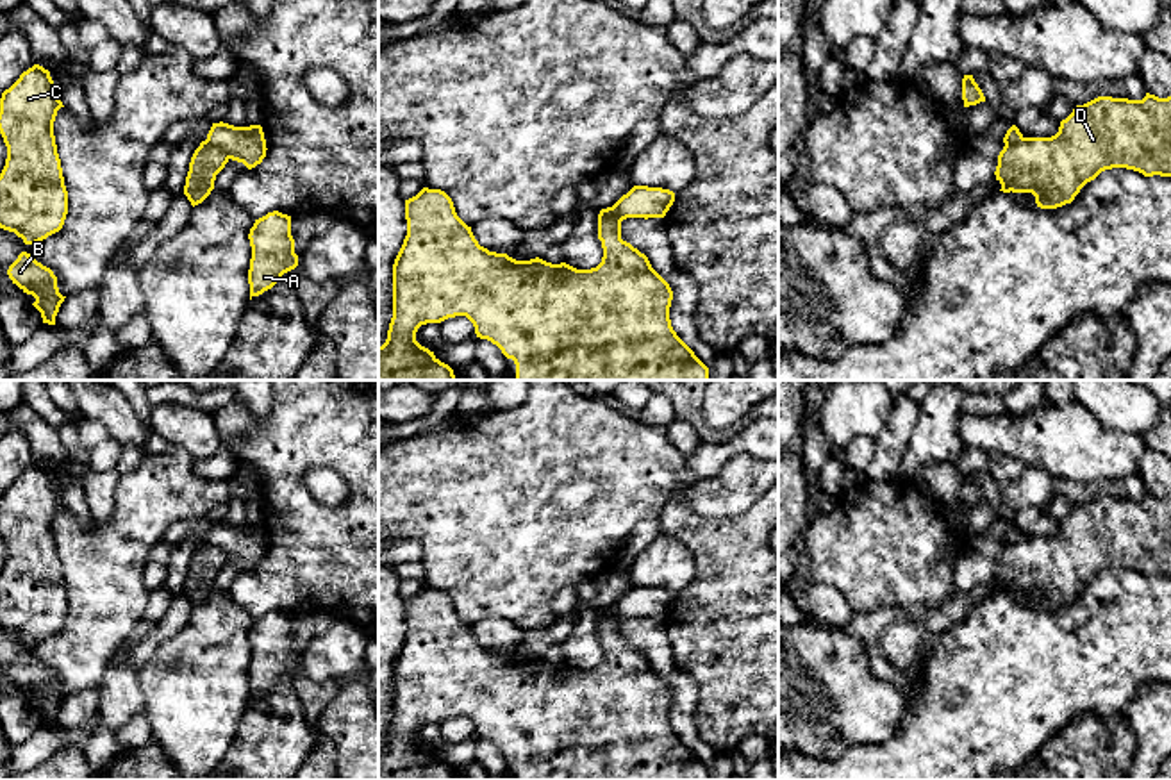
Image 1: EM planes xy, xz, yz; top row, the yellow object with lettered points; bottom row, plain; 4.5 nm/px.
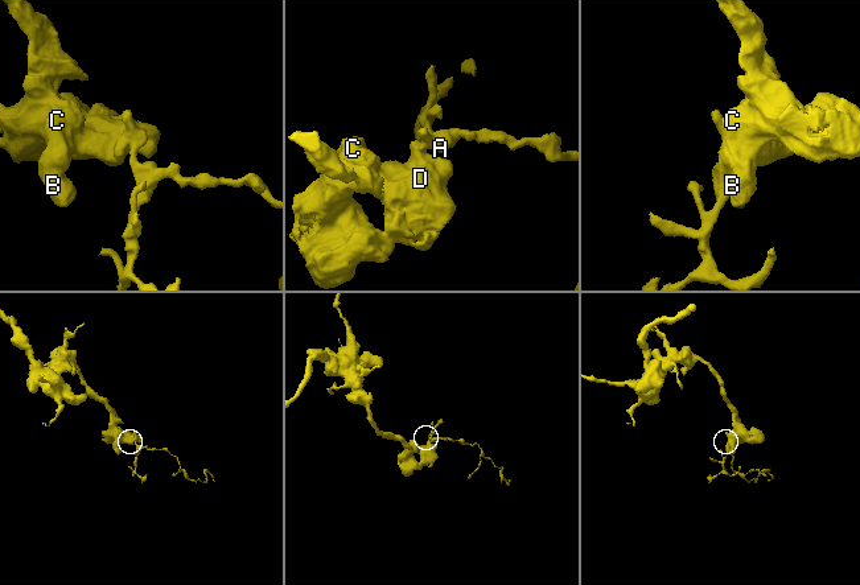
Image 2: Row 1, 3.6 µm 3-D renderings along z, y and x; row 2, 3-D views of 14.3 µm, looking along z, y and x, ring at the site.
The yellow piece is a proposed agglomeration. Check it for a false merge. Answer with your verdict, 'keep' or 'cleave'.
cleave

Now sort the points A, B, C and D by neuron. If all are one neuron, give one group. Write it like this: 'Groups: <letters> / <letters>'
Groups: A / B C D

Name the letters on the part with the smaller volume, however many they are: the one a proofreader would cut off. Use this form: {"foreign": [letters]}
{"foreign": ["A"]}

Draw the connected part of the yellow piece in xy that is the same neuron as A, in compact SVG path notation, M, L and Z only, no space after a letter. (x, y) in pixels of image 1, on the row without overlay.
M278 610L255 619L248 634L252 659L248 669L250 700L271 689L284 673L298 666L291 616Z

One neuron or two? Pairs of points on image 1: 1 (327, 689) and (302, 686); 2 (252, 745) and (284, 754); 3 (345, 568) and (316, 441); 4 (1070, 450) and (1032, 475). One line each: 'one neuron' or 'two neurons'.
1: one neuron
2: one neuron
3: one neuron
4: two neurons

